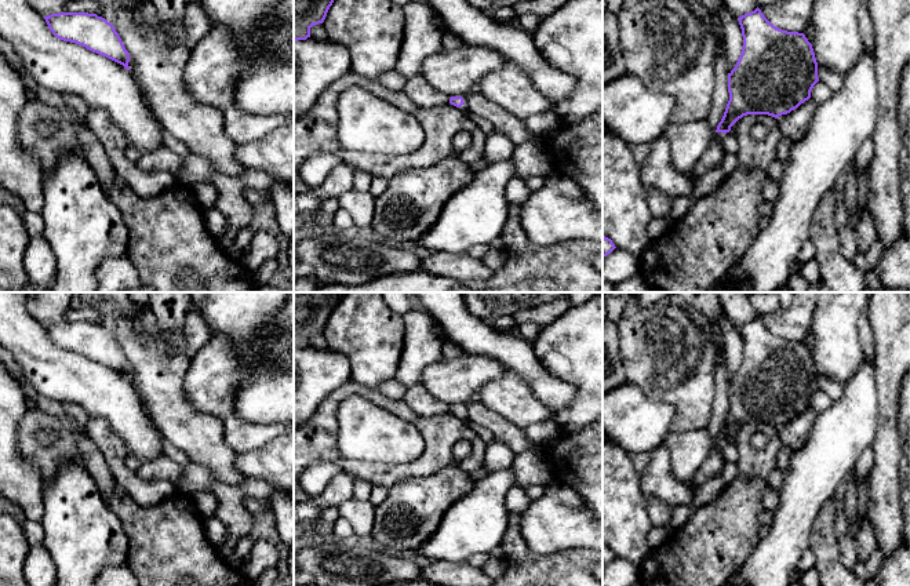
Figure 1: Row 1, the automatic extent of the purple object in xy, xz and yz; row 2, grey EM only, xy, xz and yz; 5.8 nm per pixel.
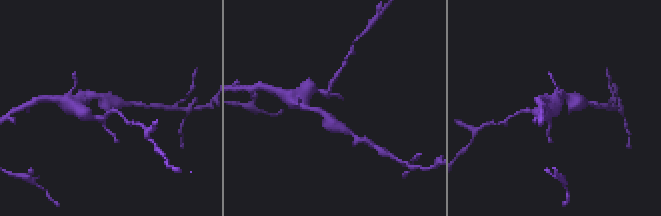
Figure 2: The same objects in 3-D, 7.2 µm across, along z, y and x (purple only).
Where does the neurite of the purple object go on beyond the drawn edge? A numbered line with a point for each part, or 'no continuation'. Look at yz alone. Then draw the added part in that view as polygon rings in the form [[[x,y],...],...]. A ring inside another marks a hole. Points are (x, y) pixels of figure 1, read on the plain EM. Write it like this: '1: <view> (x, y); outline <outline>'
no continuation

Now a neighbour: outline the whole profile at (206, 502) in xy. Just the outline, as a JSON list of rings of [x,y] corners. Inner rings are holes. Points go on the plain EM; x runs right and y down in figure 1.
[[[199,492],[193,498],[196,509],[201,513],[203,517],[212,517],[218,507],[218,498],[214,492]]]

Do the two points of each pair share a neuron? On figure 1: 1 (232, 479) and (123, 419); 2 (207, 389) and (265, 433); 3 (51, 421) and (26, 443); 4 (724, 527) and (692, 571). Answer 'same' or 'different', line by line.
1: different
2: same
3: same
4: same

